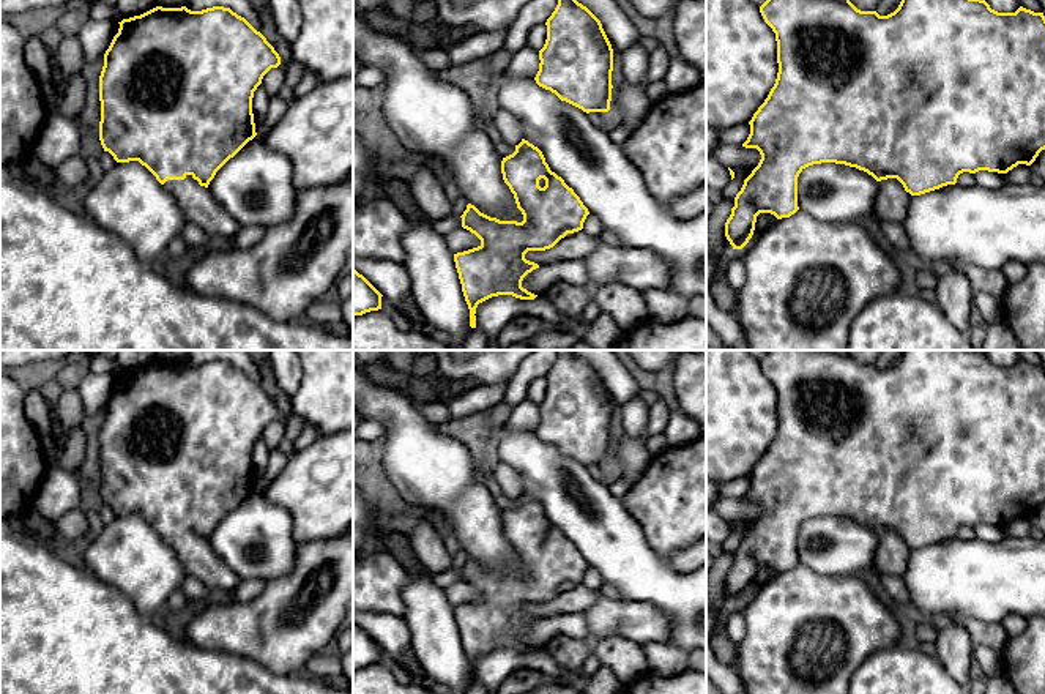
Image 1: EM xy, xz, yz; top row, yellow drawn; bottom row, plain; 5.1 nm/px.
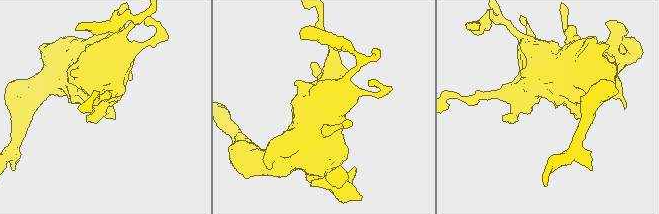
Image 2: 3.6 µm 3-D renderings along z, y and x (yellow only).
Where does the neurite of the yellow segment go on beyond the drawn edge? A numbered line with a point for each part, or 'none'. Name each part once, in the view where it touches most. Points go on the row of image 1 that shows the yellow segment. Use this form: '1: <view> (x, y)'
1: xy (196, 204)

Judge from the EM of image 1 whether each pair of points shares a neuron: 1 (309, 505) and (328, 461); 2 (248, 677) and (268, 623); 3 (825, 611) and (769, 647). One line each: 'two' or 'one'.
1: one
2: two
3: one

